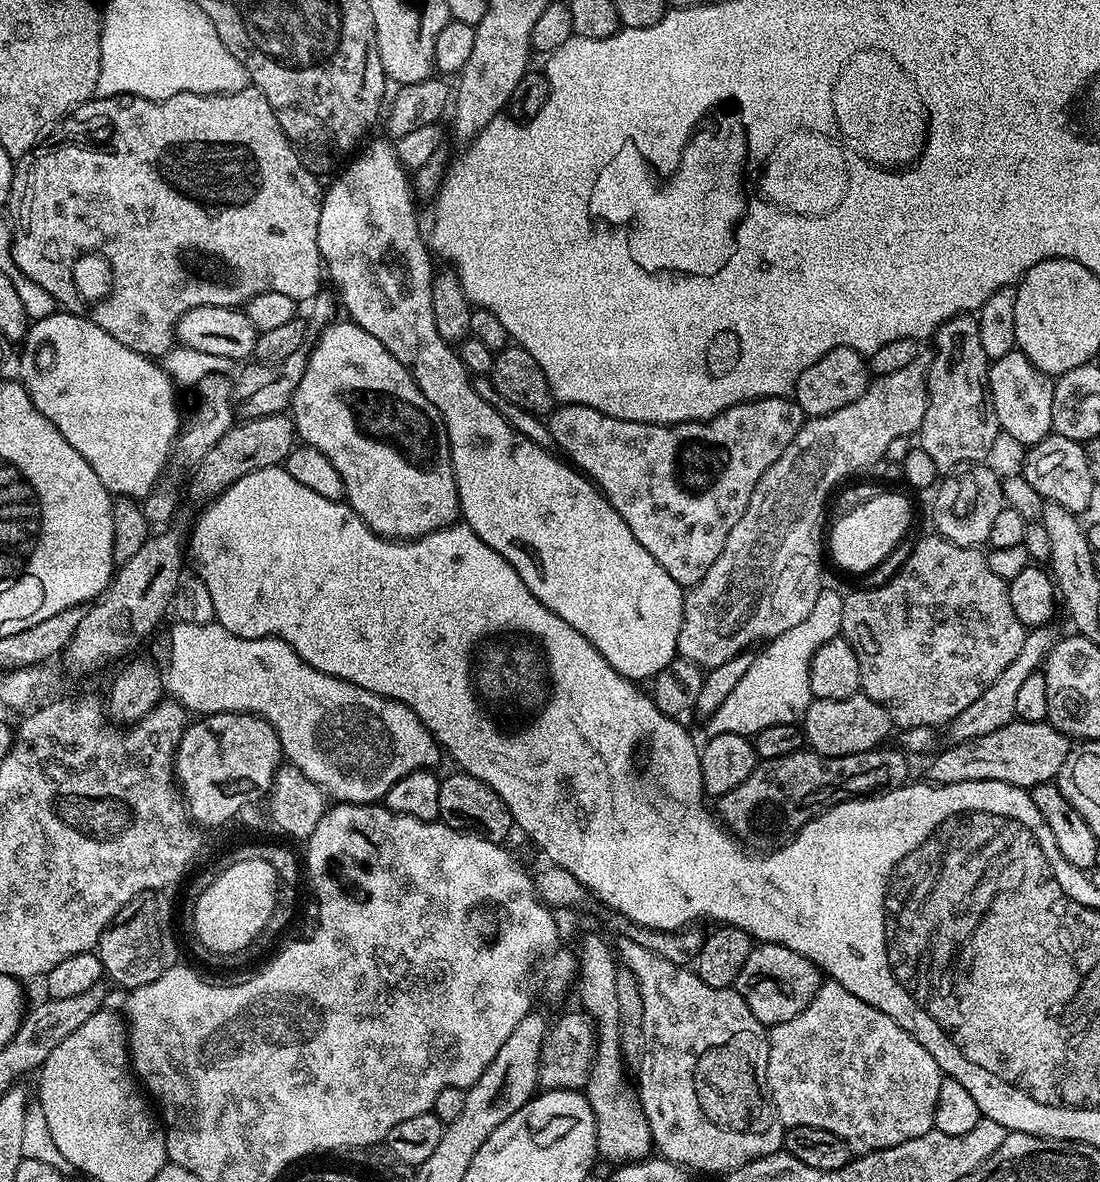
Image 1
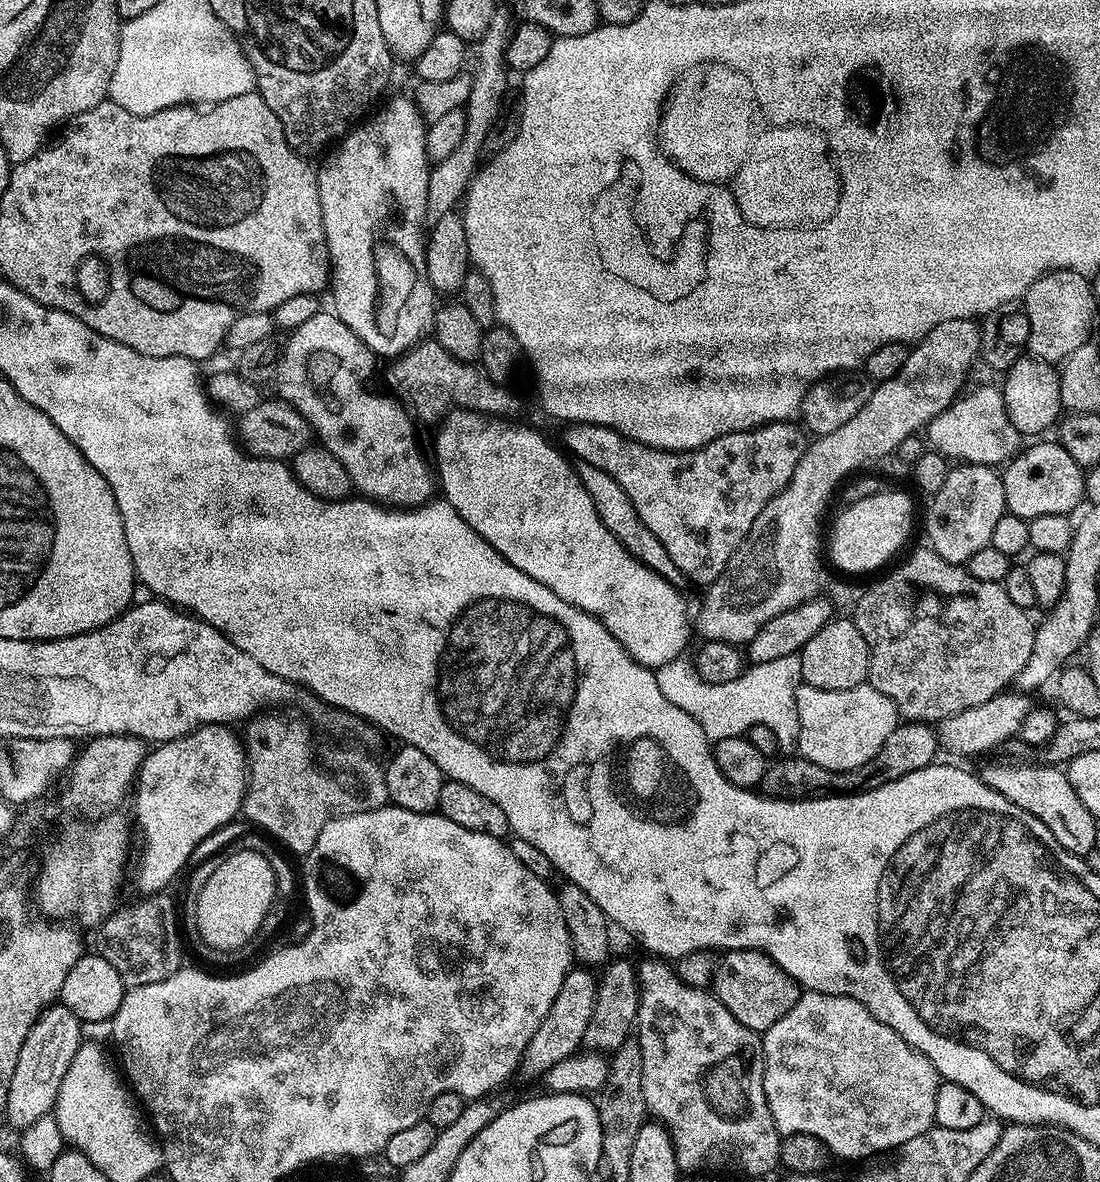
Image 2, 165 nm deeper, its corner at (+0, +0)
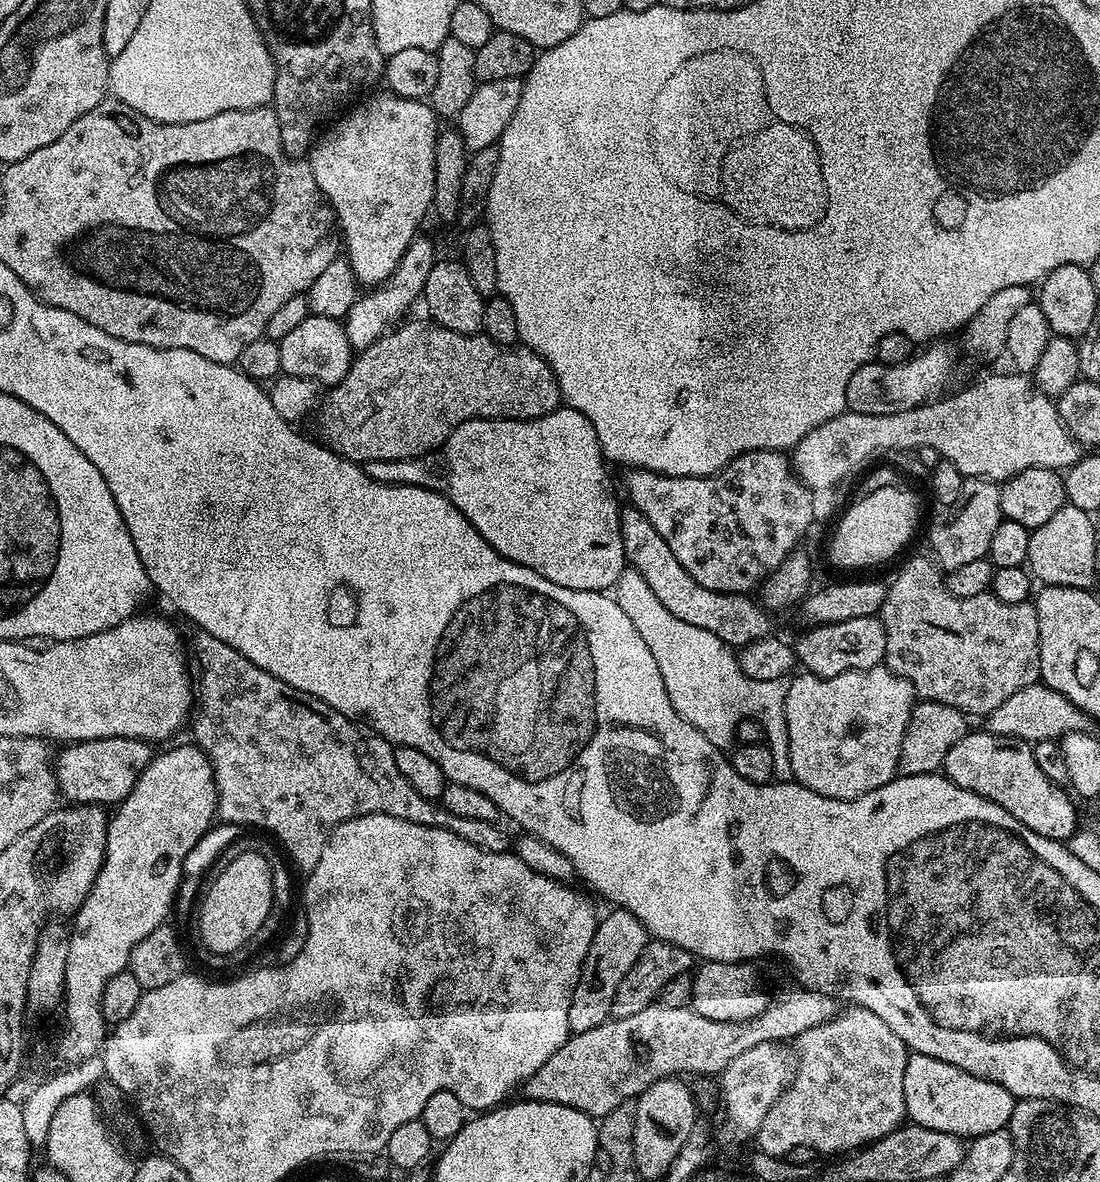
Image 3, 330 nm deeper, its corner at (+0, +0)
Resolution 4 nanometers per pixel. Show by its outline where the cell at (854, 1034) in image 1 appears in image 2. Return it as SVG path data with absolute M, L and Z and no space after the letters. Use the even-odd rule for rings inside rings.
M801 991L798 1002L774 1026L770 1026L762 1033L764 1041L764 1093L766 1102L770 1108L770 1114L774 1120L774 1126L780 1131L781 1137L790 1134L814 1134L828 1148L833 1157L841 1156L844 1160L864 1160L867 1156L876 1156L879 1152L898 1150L910 1138L918 1138L918 1134L926 1134L936 1122L934 1114L934 1102L941 1086L940 1075L936 1068L918 1050L914 1050L901 1038L886 1022L878 1022L862 1002L854 998L846 998L842 994L822 994L821 992Z

